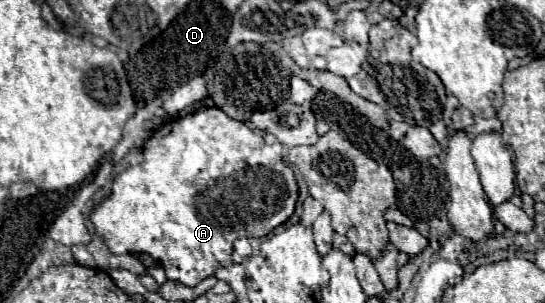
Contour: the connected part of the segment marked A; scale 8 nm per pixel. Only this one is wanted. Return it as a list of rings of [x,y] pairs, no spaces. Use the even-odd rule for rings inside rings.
[[[203,107],[180,119],[166,121],[144,143],[144,163],[122,171],[114,179],[110,195],[96,205],[92,213],[96,233],[112,253],[148,253],[164,267],[168,279],[194,287],[214,275],[218,267],[232,265],[232,245],[240,235],[264,237],[292,217],[298,201],[298,181],[294,171],[284,163],[282,151],[284,147],[280,143],[268,145],[260,131],[228,117],[218,107]]]

